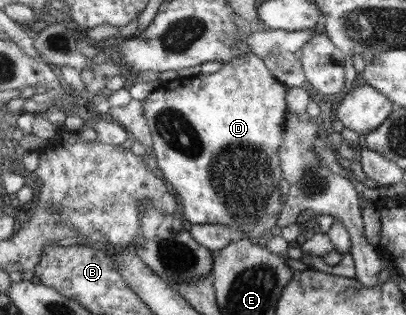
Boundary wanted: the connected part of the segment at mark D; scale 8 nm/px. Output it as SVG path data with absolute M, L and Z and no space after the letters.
M248 53L236 56L232 60L225 62L223 67L216 74L200 73L192 77L178 77L171 81L165 82L158 90L155 90L143 100L144 114L148 119L150 130L152 131L153 147L154 147L154 166L168 183L175 188L178 196L182 201L182 217L190 225L214 225L224 224L230 229L234 229L237 237L241 234L249 234L249 237L258 238L258 240L266 240L270 234L270 230L278 225L282 209L285 203L282 202L282 192L280 192L280 180L282 180L283 170L281 169L281 146L285 142L285 130L287 123L287 113L289 105L287 104L286 95L288 87L269 69L269 65L265 60L258 58L256 55Z

